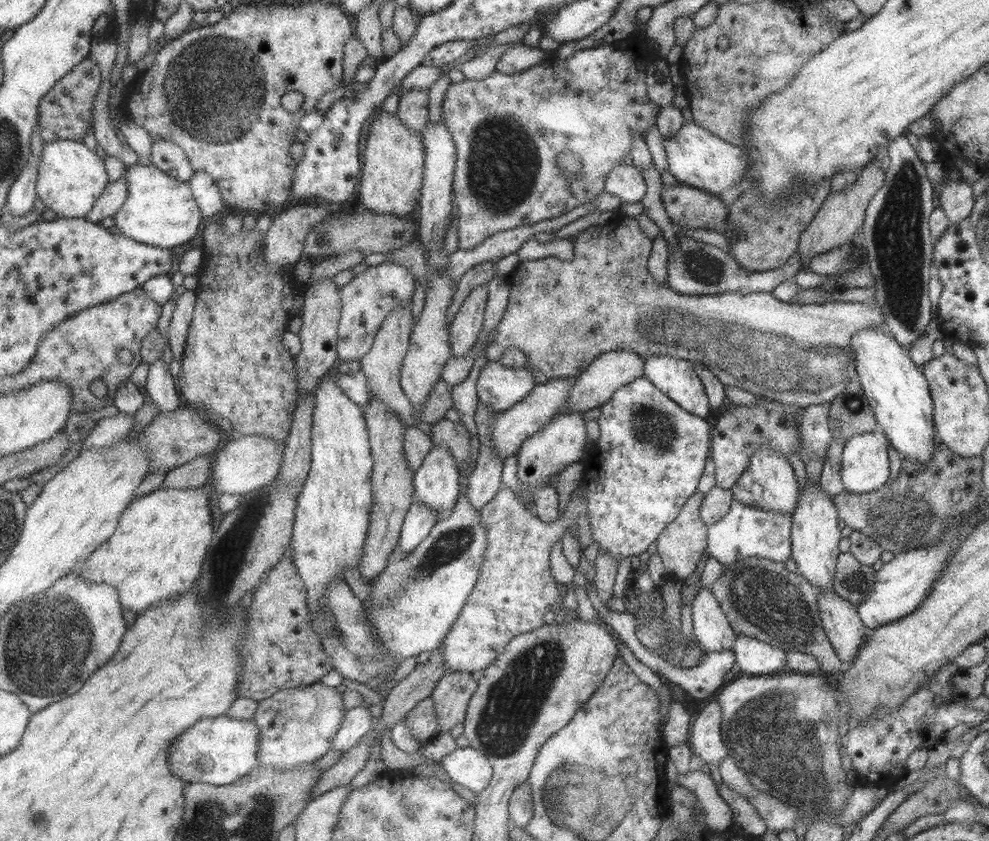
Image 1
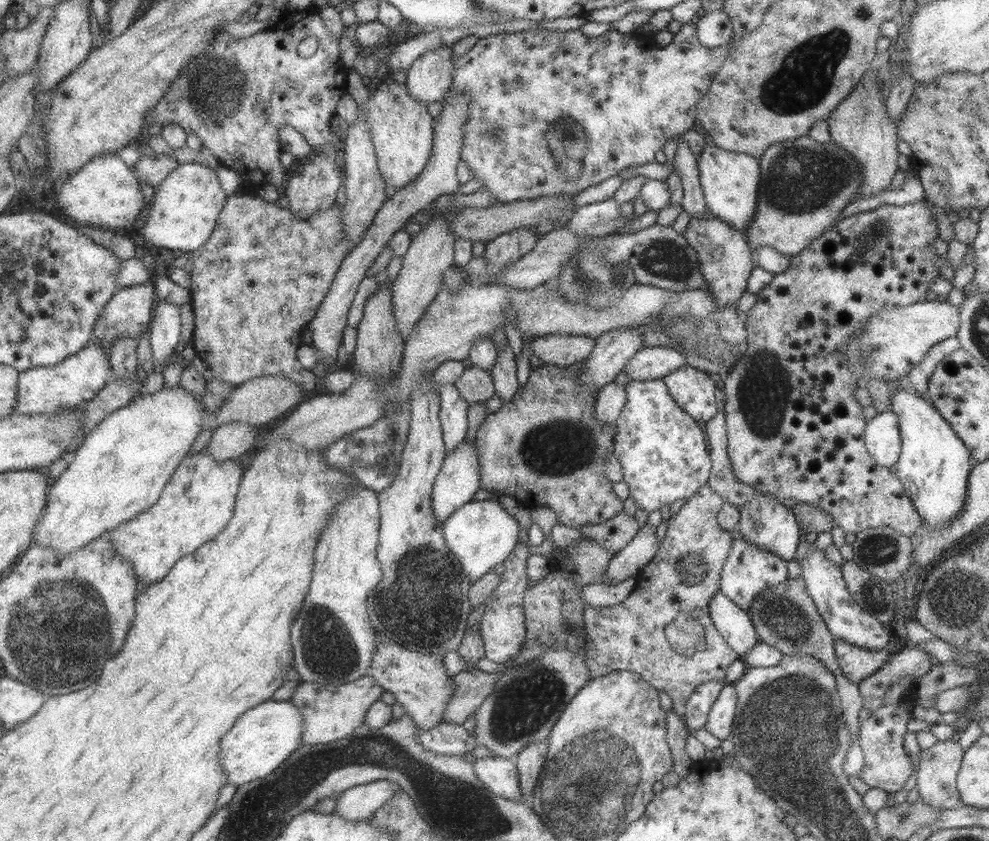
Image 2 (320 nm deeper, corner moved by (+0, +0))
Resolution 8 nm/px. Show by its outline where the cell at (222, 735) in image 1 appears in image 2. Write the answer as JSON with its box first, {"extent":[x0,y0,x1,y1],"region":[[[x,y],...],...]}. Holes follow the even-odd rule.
{"extent":[220,699,305,787],"region":[[[271,699],[243,714],[239,722],[233,727],[233,730],[224,736],[221,743],[222,754],[220,757],[226,773],[230,776],[231,784],[240,787],[253,782],[253,780],[271,776],[283,763],[288,762],[291,755],[303,745],[305,727],[301,709],[289,700],[279,701]]]}

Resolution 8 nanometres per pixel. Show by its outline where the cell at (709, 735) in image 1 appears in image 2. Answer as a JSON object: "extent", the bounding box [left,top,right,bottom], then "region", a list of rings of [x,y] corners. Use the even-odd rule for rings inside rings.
{"extent":[704,682,736,741],"region":[[[726,682],[711,705],[704,729],[721,741],[730,736],[736,704],[735,687],[733,683]]]}

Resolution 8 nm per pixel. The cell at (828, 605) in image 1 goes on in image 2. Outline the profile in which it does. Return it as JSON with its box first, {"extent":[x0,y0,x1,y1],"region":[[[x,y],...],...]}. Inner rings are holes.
{"extent":[834,639,890,684],"region":[[[841,639],[834,641],[834,653],[843,676],[855,684],[871,676],[890,657],[888,650],[867,650]]]}

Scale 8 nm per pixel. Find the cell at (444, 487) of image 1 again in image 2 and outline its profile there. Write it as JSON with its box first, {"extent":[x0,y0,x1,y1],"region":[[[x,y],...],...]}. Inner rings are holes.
{"extent":[440,384,469,453],"region":[[[456,384],[442,386],[440,416],[448,453],[454,451],[467,436],[469,430],[469,404],[463,400]]]}

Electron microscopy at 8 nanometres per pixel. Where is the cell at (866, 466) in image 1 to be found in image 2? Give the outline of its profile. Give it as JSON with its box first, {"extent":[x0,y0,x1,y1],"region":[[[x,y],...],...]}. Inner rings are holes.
{"extent":[864,411,901,468],"region":[[[889,411],[877,413],[865,425],[864,445],[877,466],[889,468],[897,463],[901,439],[898,418]]]}

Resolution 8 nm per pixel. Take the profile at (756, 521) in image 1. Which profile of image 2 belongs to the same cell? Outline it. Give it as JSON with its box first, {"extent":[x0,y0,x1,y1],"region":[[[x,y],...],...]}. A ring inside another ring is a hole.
{"extent":[720,530,786,613],"region":[[[735,530],[732,532],[731,550],[724,560],[720,572],[720,593],[747,613],[751,603],[764,591],[786,579],[786,562],[776,554],[749,544]]]}

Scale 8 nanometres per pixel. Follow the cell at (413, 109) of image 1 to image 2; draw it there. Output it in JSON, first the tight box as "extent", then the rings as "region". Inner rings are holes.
{"extent":[406,46,456,105],"region":[[[451,46],[429,49],[409,69],[406,77],[409,92],[426,105],[442,102],[453,86],[456,64]]]}

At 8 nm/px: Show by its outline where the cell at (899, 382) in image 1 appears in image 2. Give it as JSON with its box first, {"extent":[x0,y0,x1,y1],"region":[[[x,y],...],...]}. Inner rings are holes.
{"extent":[889,388,972,528],"region":[[[897,388],[891,394],[889,412],[898,418],[902,438],[894,473],[921,517],[921,523],[926,528],[943,526],[963,510],[967,477],[972,468],[969,466],[970,452],[933,405],[915,395],[913,389]]]}

